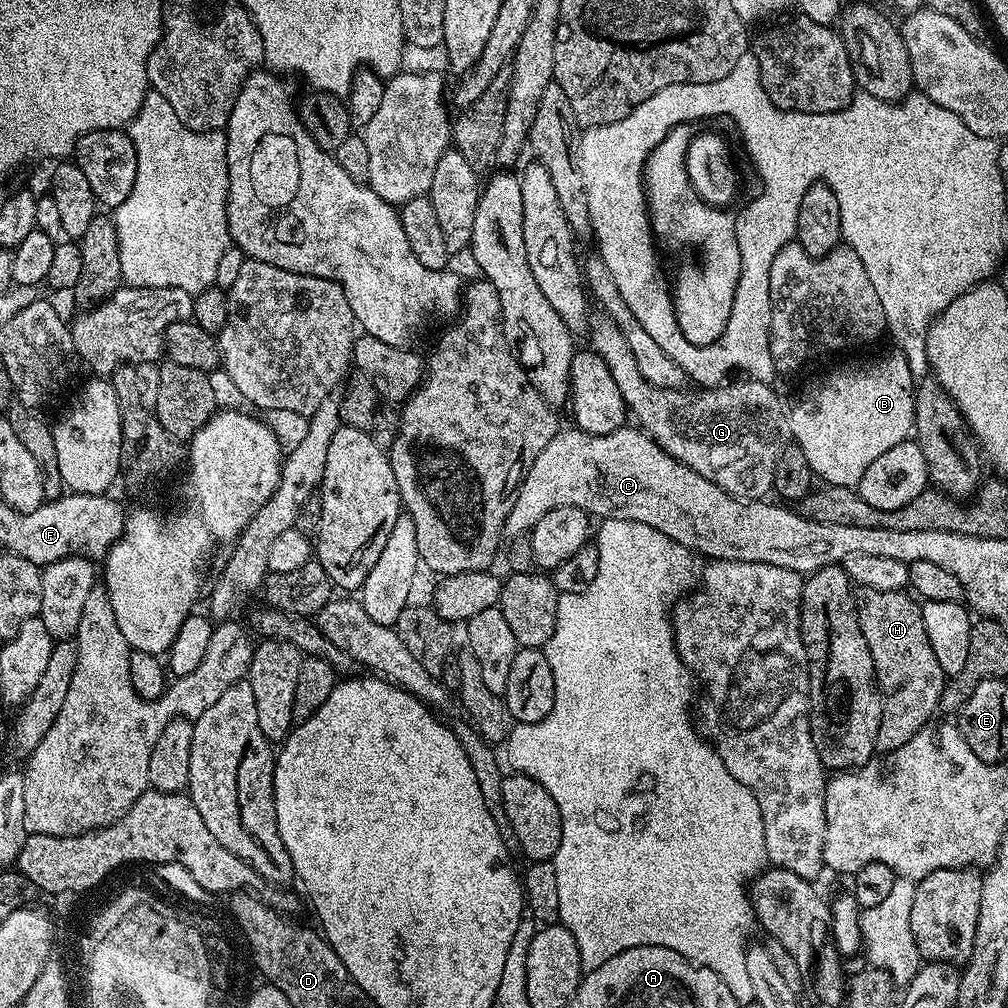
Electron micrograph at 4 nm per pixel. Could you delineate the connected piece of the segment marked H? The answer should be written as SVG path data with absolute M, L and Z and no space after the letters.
M863 589L856 597L856 609L862 638L866 638L870 658L874 658L876 683L884 697L876 751L880 754L893 752L898 746L910 742L910 738L935 717L932 715L937 715L946 677L942 666L938 666L938 658L934 658L930 638L926 638L920 604L907 591Z

